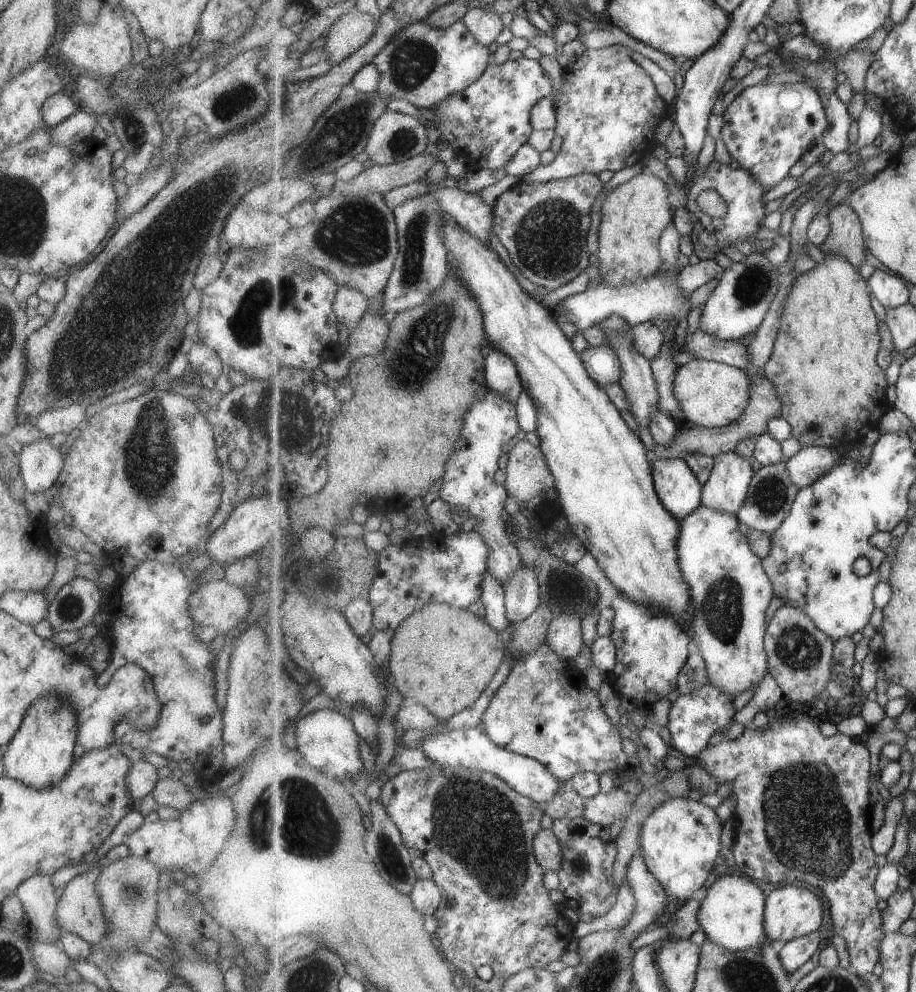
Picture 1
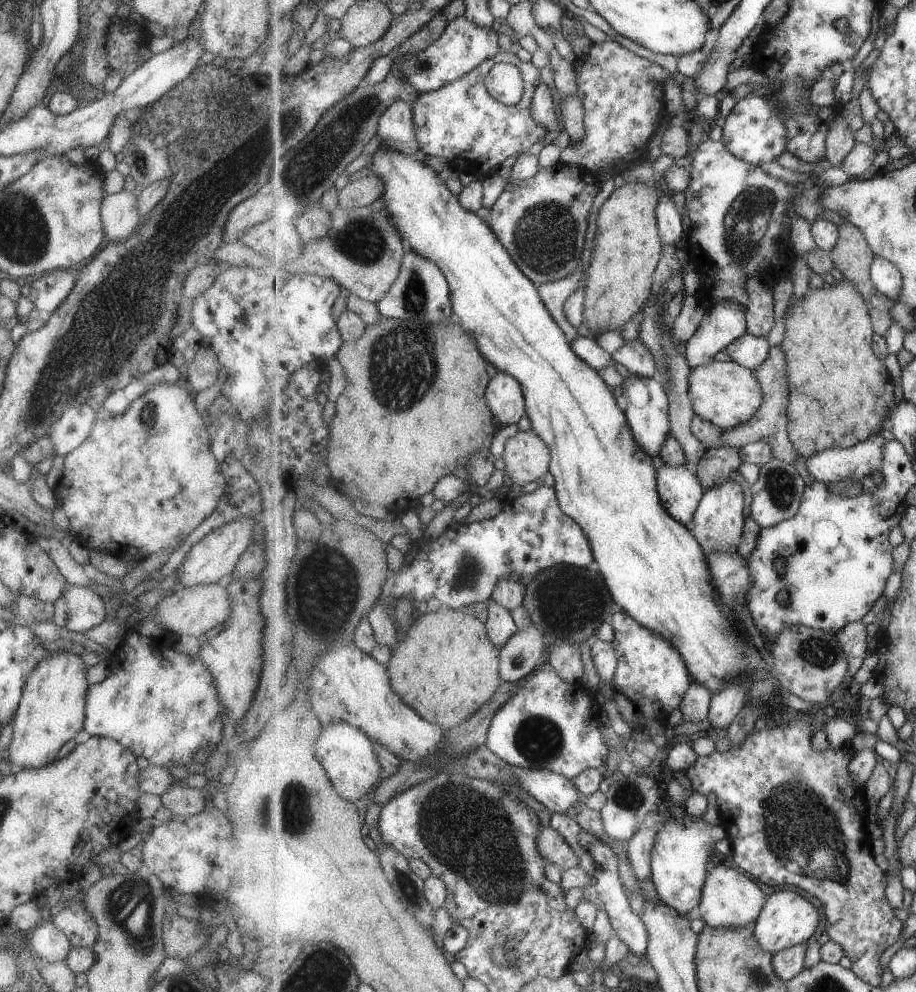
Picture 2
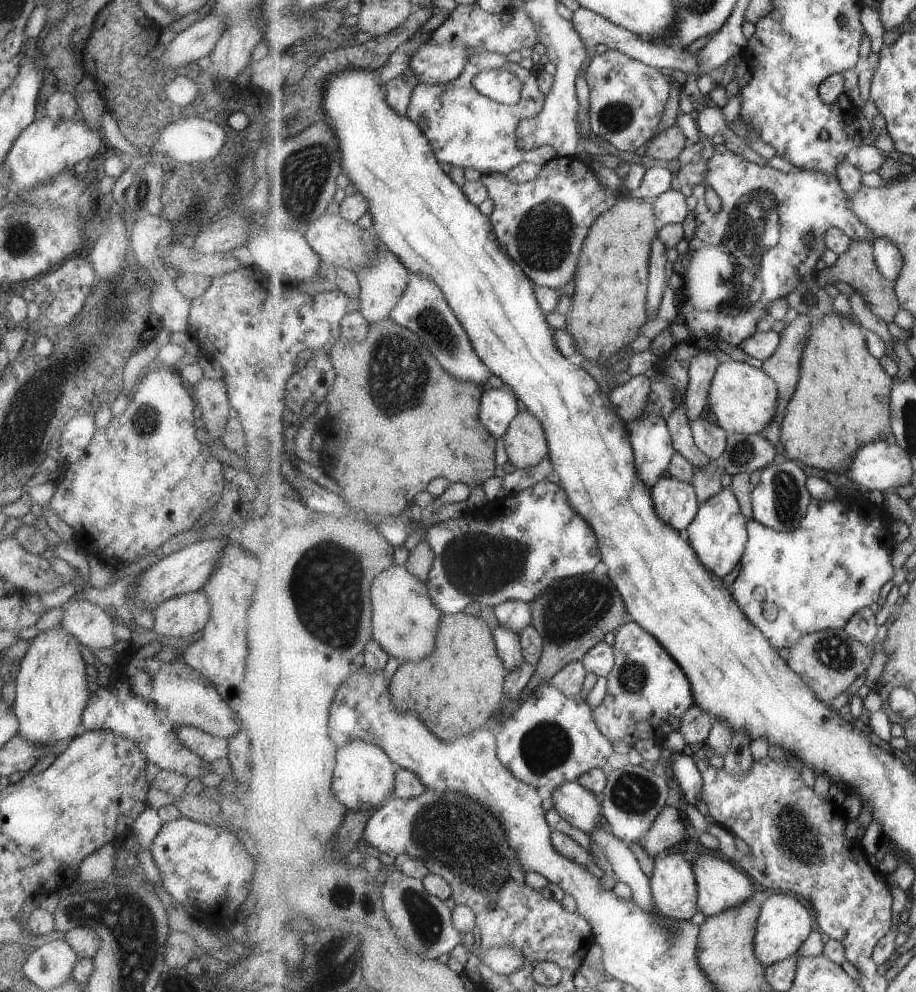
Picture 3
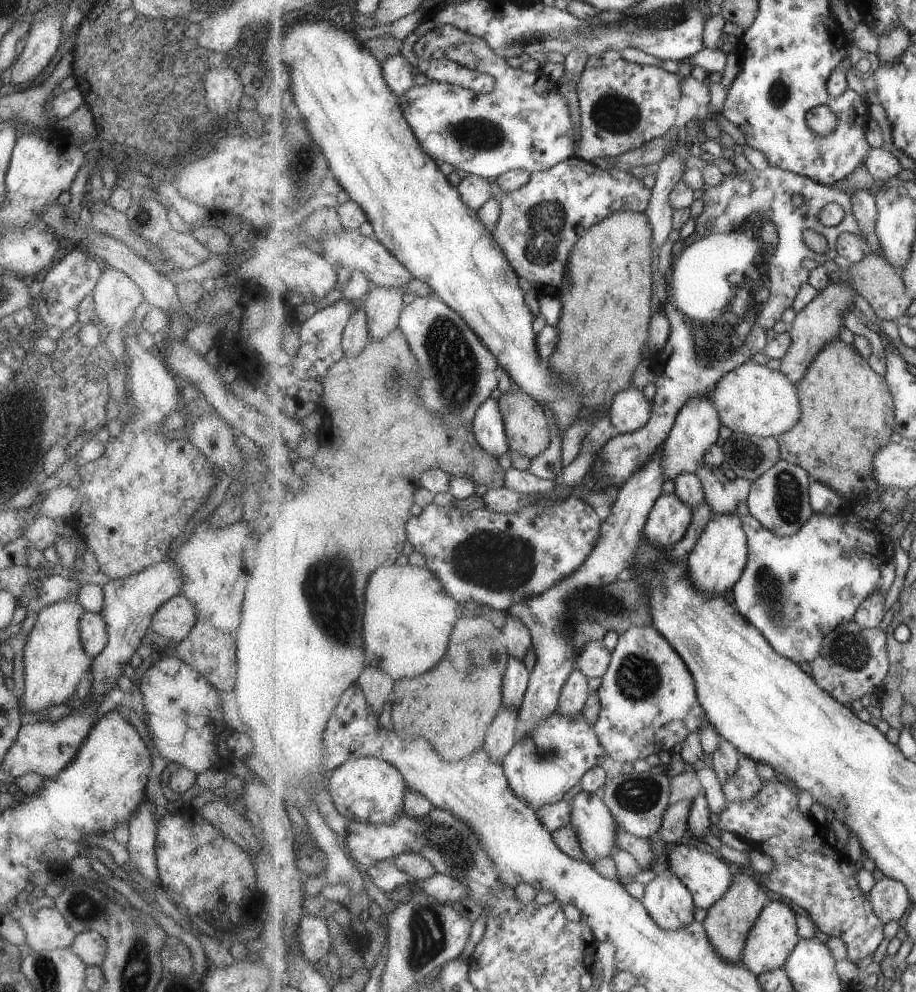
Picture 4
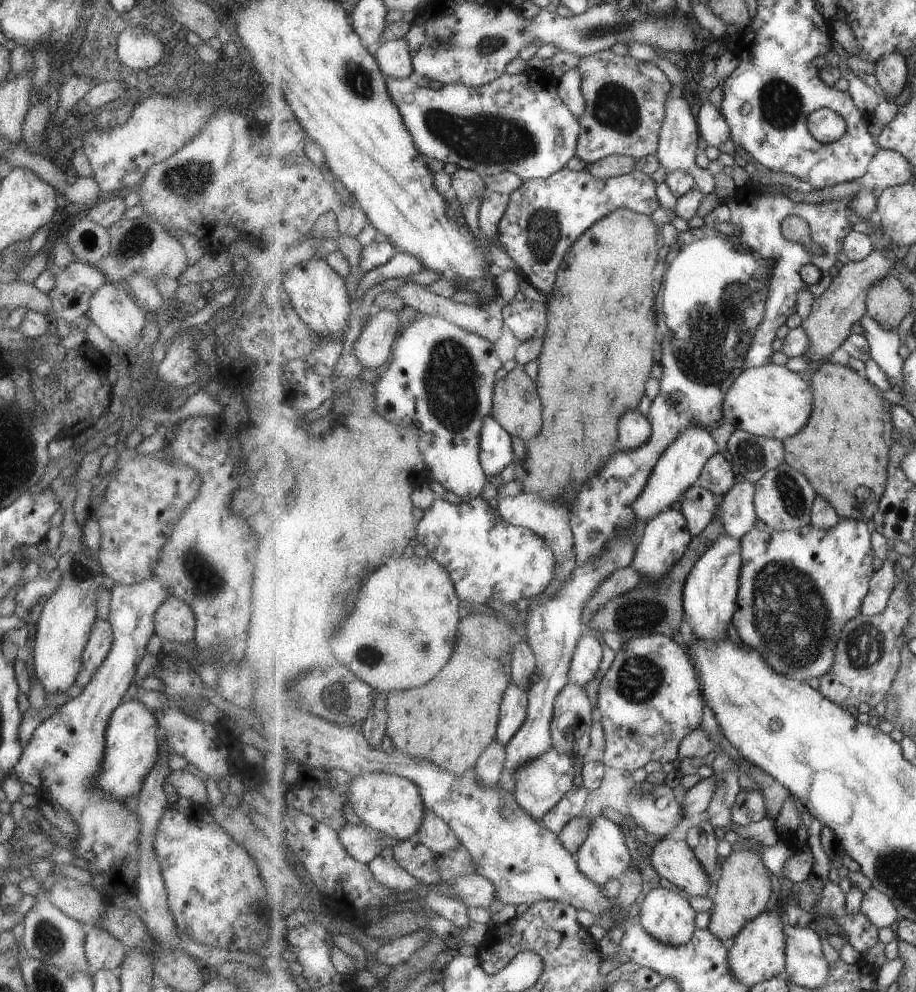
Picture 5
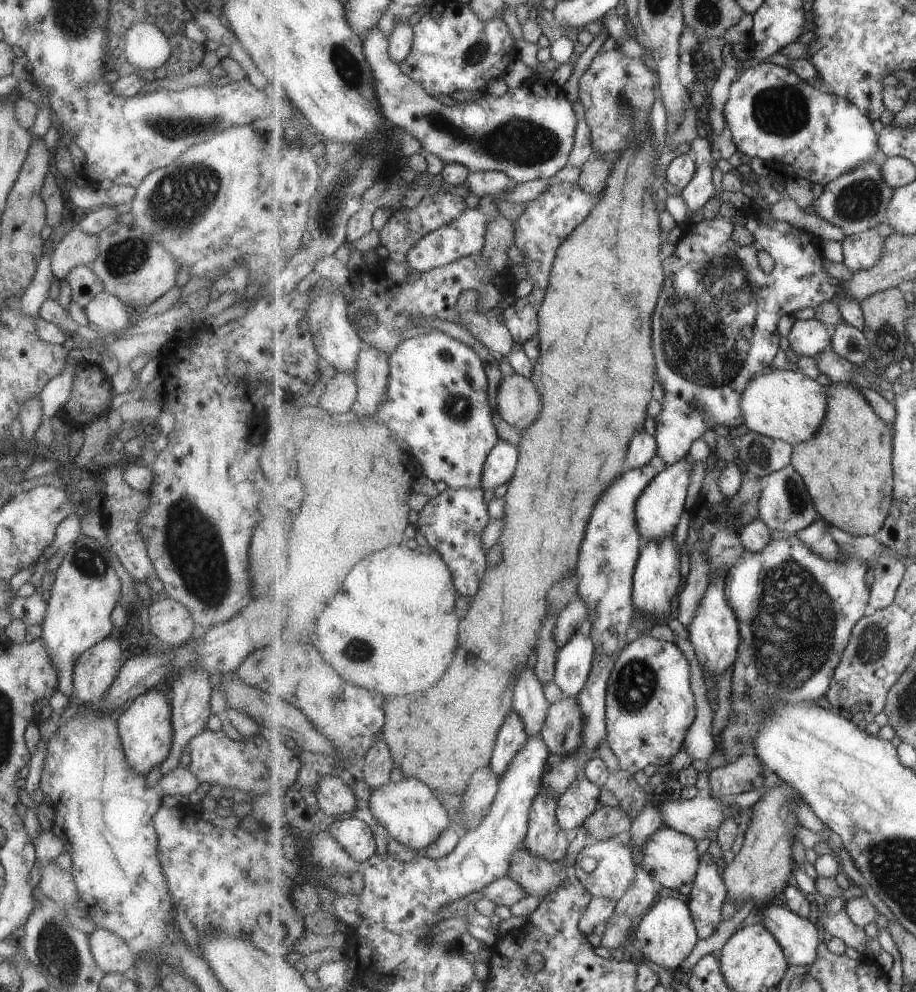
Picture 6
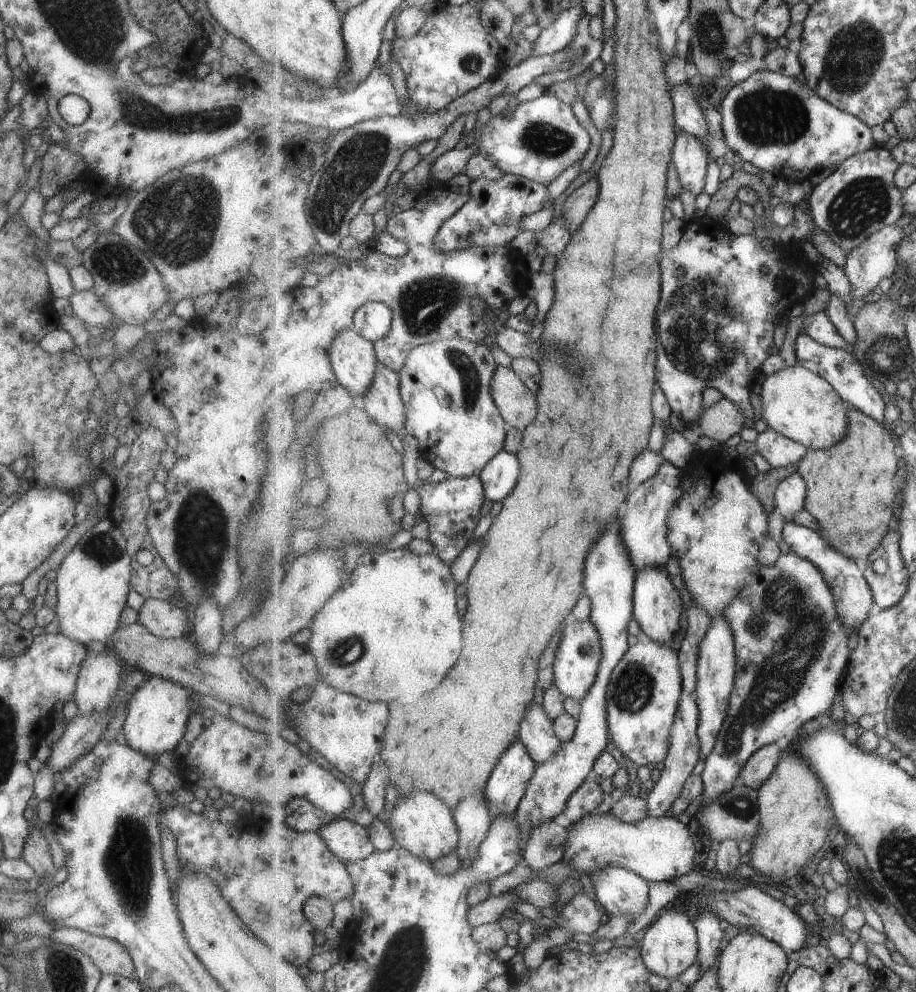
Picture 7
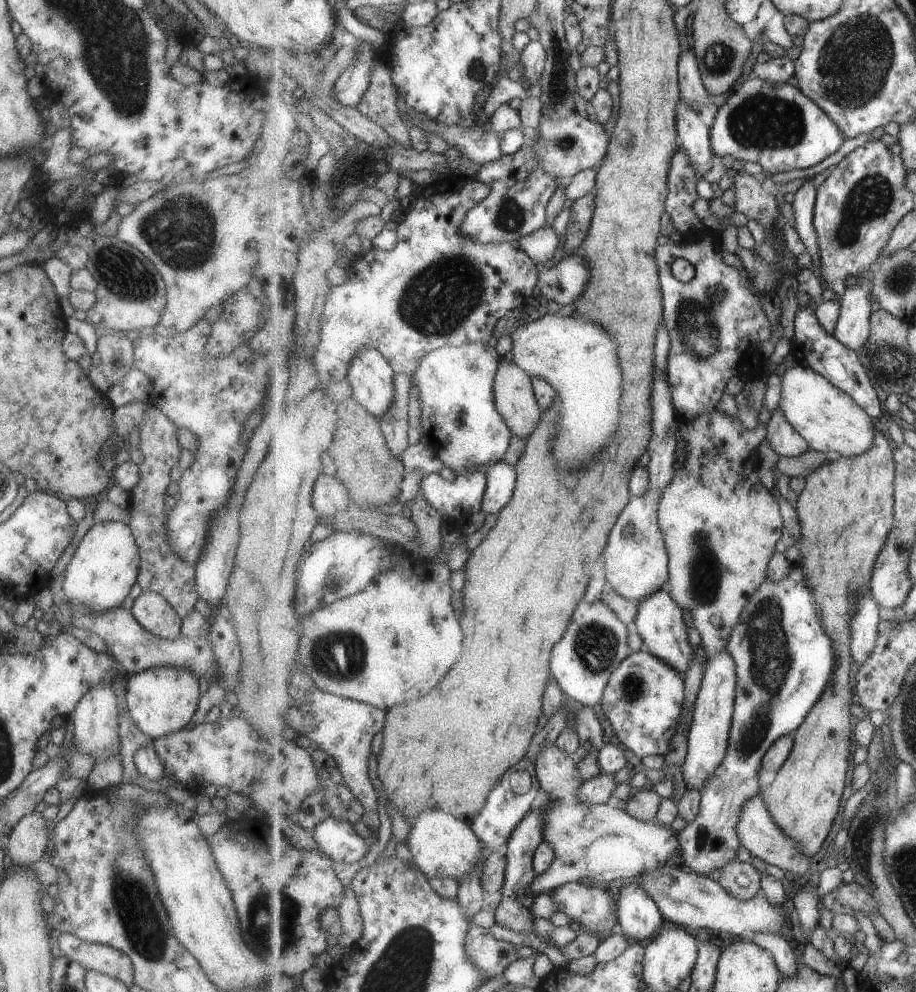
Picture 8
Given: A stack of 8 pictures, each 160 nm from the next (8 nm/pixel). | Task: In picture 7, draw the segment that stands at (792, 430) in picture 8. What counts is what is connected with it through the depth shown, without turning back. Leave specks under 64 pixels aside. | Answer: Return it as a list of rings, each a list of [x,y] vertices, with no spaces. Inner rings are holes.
[[[767,427],[755,441],[758,452],[765,458],[771,468],[783,468],[799,463],[811,450],[804,444],[781,434],[773,427]]]

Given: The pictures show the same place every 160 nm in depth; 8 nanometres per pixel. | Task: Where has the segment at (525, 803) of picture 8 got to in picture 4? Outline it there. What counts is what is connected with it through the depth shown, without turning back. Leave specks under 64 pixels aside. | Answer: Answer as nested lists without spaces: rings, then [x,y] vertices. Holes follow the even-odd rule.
[[[510,656],[502,688],[503,707],[516,707],[520,710],[530,683],[530,673],[522,660]]]

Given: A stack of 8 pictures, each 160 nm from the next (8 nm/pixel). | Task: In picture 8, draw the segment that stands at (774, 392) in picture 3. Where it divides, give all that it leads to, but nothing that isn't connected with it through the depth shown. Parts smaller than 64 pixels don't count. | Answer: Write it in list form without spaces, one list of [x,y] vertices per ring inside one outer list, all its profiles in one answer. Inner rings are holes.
[[[799,364],[787,370],[781,368],[779,374],[782,390],[779,408],[784,410],[787,420],[807,439],[811,449],[832,456],[856,457],[865,454],[874,445],[876,430],[872,416],[850,394],[835,386],[826,376]]]

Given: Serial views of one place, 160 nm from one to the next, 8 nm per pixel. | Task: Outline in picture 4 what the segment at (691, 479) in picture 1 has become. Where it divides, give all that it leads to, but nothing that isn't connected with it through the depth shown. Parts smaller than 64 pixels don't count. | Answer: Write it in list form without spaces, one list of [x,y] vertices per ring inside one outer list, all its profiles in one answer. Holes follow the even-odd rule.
[[[663,492],[648,516],[644,538],[656,547],[672,548],[686,537],[693,517],[692,508],[675,492]]]

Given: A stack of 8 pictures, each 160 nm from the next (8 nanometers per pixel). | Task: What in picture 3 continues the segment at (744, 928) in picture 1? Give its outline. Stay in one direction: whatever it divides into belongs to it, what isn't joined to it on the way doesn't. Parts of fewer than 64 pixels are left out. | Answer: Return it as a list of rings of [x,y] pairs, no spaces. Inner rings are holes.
[[[709,854],[701,855],[693,864],[698,880],[698,905],[707,917],[719,914],[734,906],[742,905],[746,903],[746,900],[753,899],[753,896],[758,894],[751,878],[746,873],[730,864],[728,860],[716,856],[716,854],[712,856]]]

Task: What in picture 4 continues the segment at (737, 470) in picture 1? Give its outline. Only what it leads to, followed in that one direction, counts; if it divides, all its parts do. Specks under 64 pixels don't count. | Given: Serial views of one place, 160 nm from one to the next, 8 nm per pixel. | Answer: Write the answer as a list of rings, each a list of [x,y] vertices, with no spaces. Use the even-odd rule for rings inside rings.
[[[714,513],[712,521],[705,527],[699,542],[695,545],[693,552],[690,554],[687,566],[690,568],[690,579],[696,587],[704,591],[707,595],[727,596],[727,591],[733,592],[734,586],[743,576],[744,570],[748,563],[748,536],[744,528],[742,517],[736,513],[732,515],[722,515]]]

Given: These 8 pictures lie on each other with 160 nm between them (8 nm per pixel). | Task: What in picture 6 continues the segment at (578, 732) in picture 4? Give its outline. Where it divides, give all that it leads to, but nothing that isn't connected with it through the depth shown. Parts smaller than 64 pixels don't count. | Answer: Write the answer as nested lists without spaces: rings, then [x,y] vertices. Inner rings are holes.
[[[540,792],[530,808],[530,829],[524,844],[531,854],[553,862],[564,858],[569,843],[558,821],[557,799]]]

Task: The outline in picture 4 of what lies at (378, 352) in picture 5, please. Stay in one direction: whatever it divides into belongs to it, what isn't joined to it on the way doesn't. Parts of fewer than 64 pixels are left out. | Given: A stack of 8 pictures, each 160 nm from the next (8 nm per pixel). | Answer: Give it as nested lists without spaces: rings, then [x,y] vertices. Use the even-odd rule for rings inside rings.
[[[417,278],[400,289],[373,286],[365,306],[372,340],[380,341],[400,326],[408,299],[429,295],[436,295],[433,287]]]

